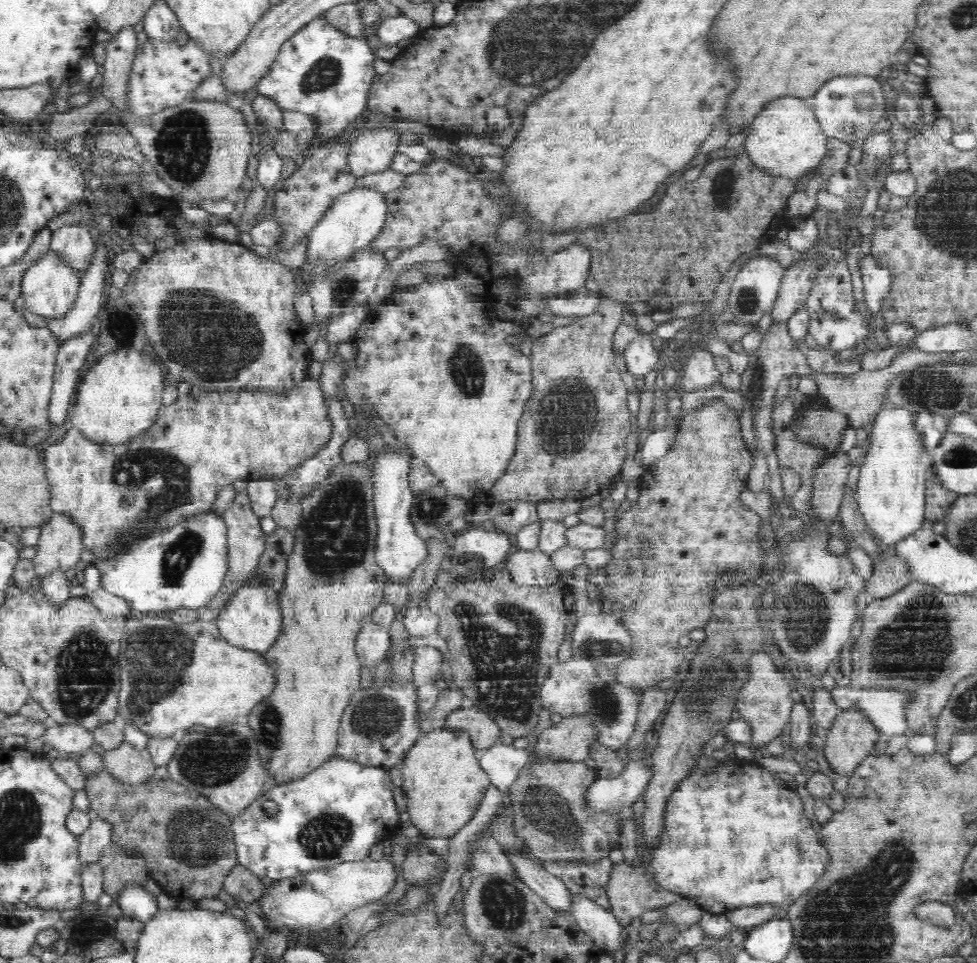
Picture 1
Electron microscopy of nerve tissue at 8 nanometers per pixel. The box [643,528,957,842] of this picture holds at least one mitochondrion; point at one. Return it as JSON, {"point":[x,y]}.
{"point":[914,645]}

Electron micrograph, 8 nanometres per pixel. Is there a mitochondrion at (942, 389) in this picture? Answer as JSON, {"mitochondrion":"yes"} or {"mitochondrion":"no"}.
{"mitochondrion":"yes"}

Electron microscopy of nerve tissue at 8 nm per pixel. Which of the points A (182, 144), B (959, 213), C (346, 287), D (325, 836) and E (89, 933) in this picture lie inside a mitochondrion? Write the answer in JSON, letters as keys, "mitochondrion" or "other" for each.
{"A":"mitochondrion","B":"mitochondrion","C":"mitochondrion","D":"mitochondrion","E":"mitochondrion"}

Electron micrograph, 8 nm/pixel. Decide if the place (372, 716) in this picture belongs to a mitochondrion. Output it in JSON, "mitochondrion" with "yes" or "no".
{"mitochondrion":"yes"}

